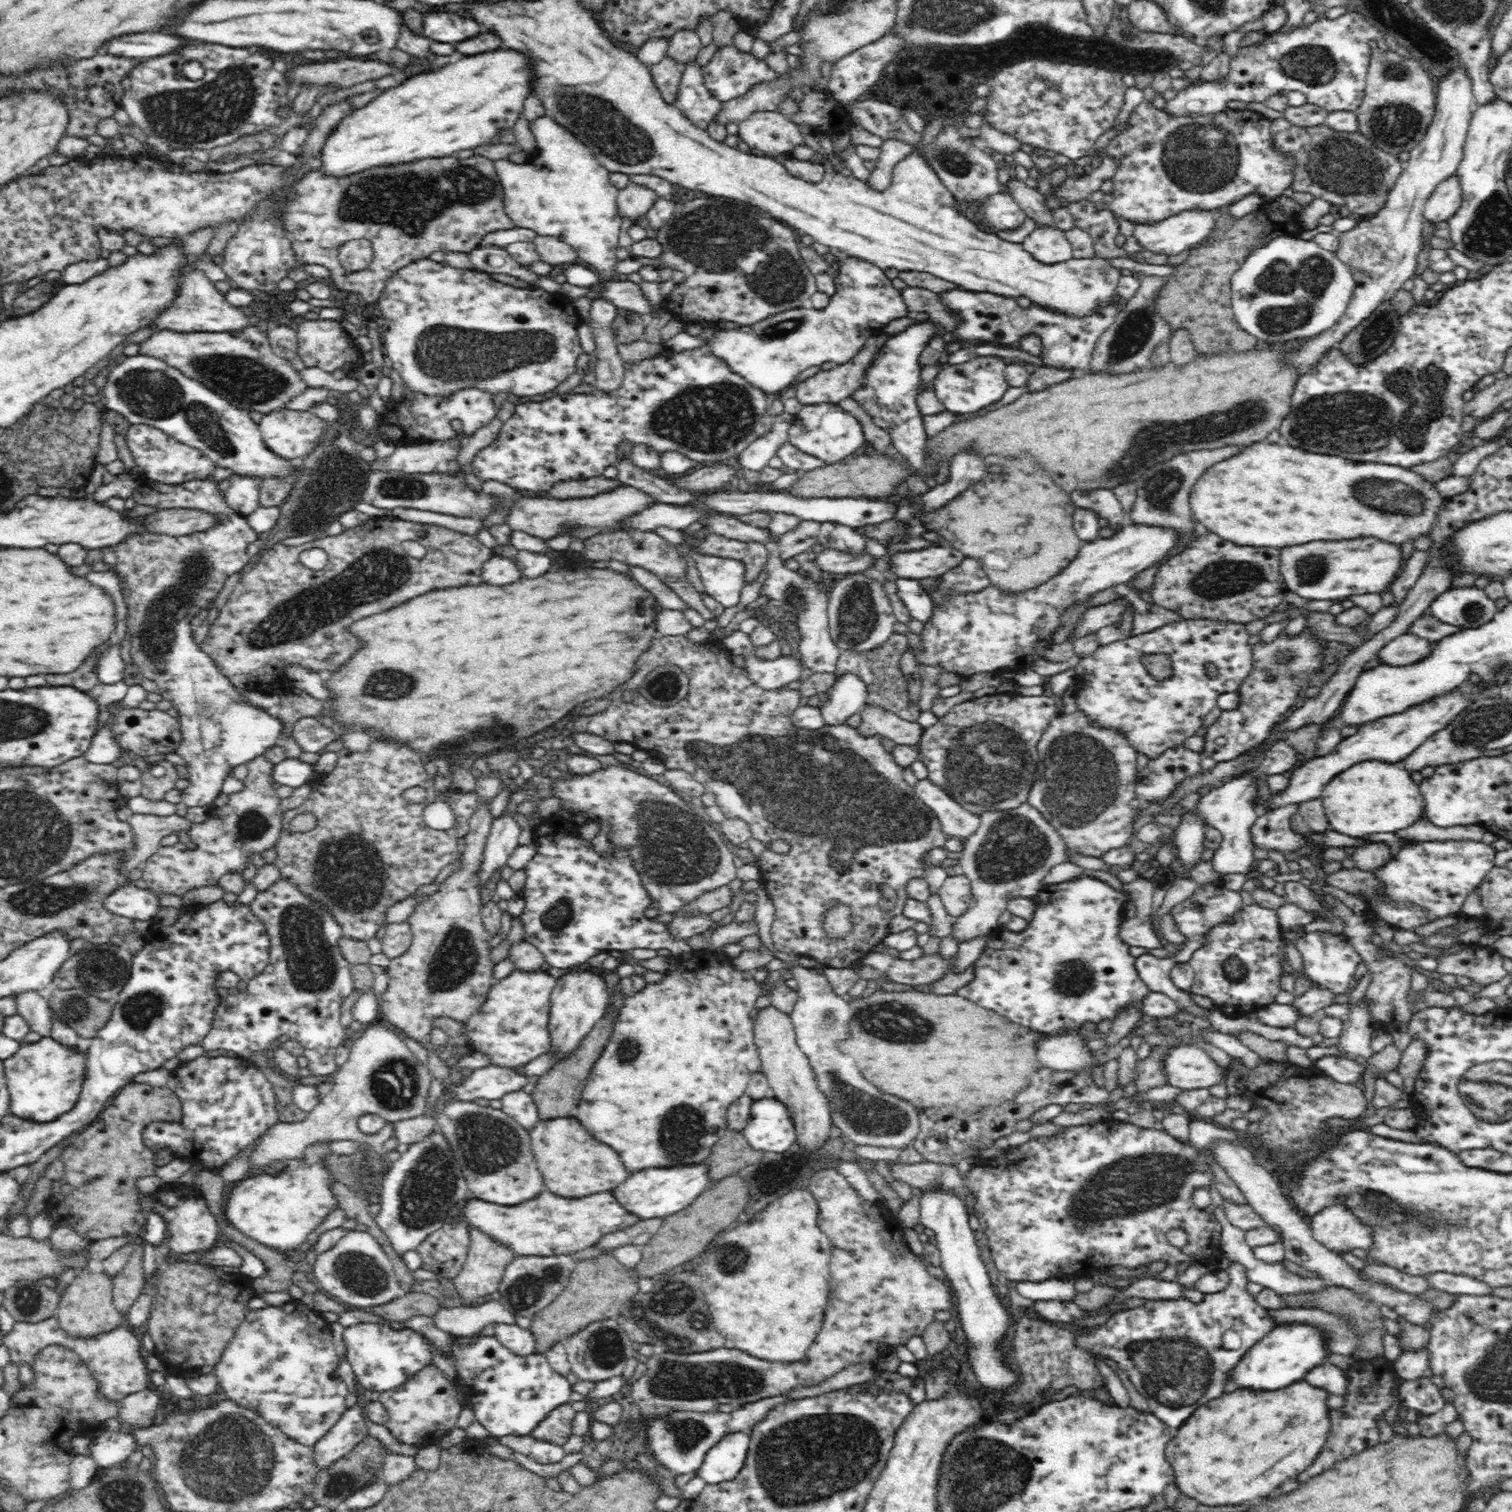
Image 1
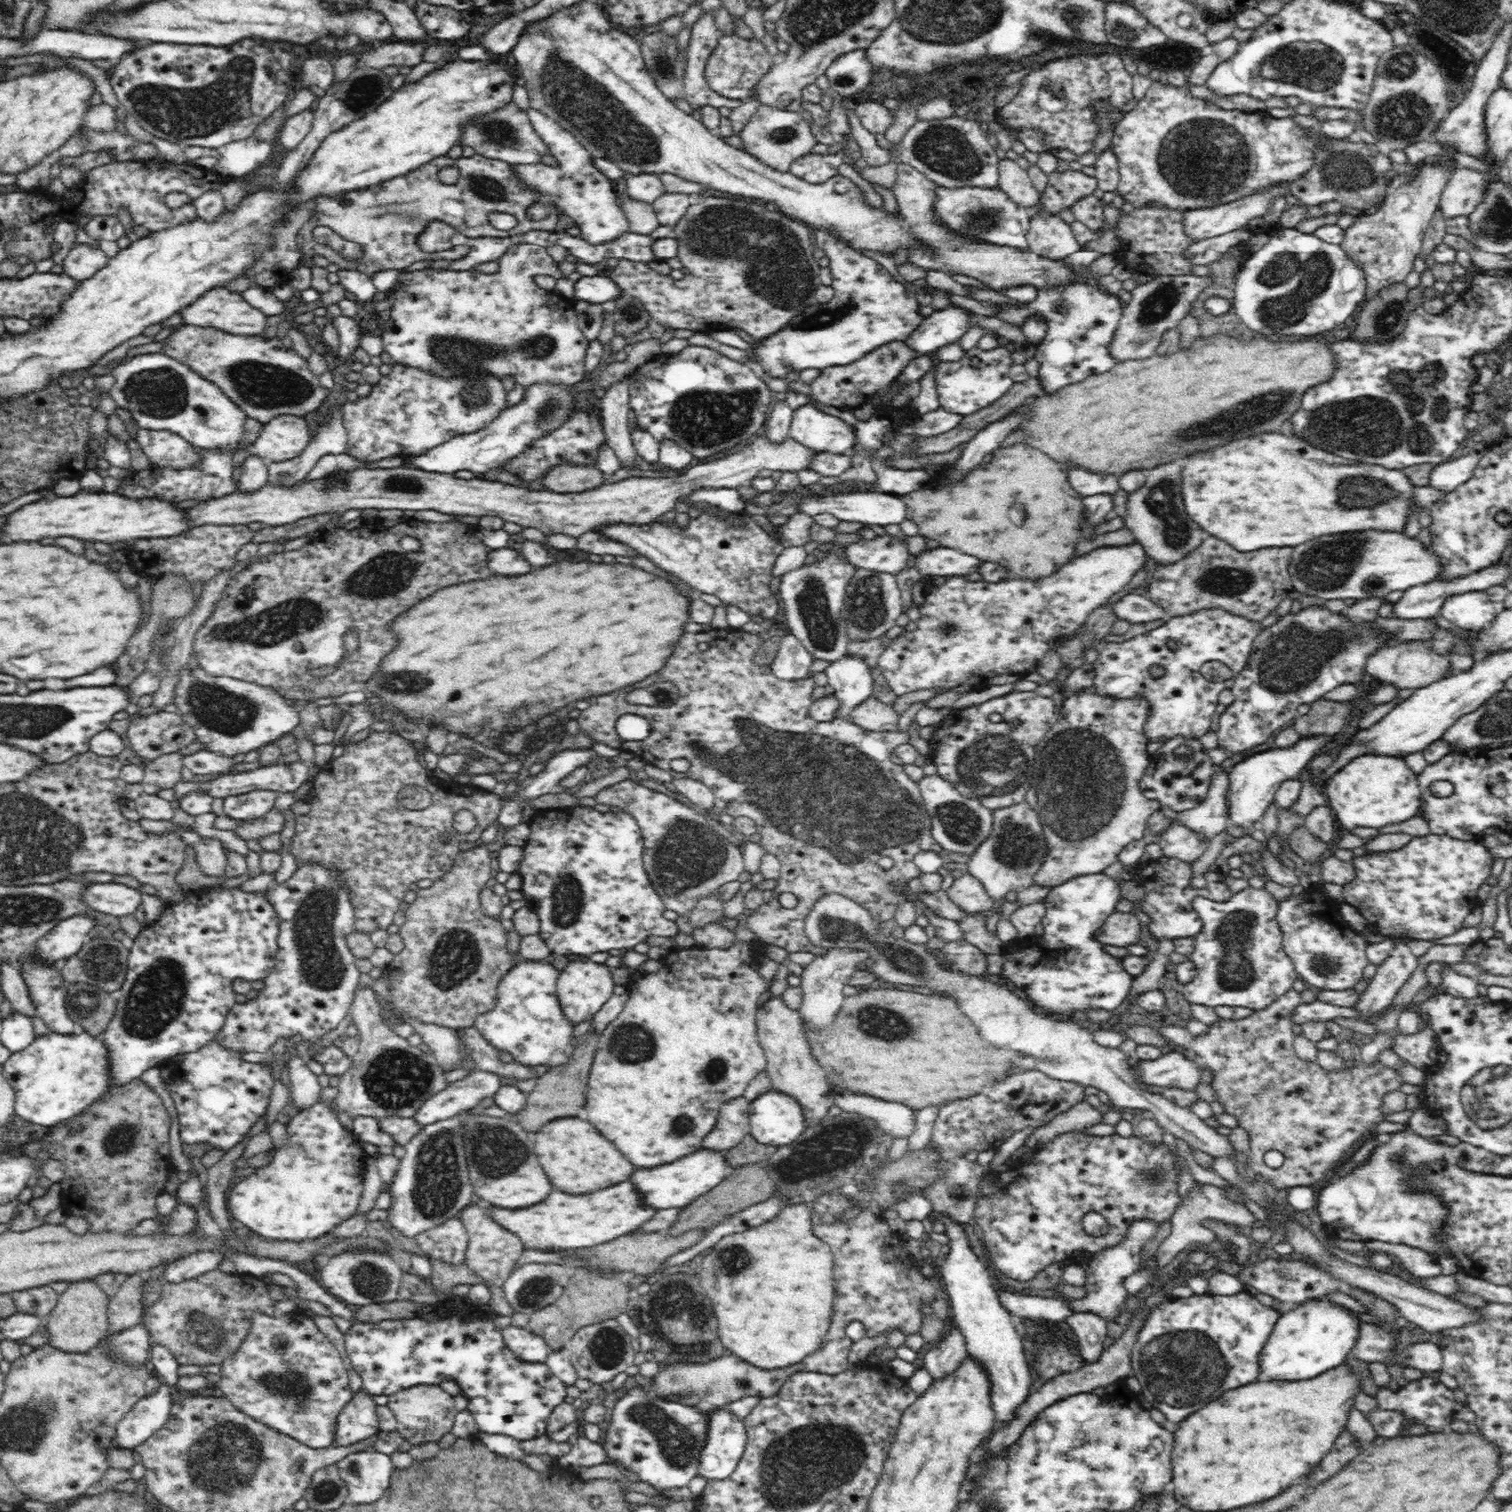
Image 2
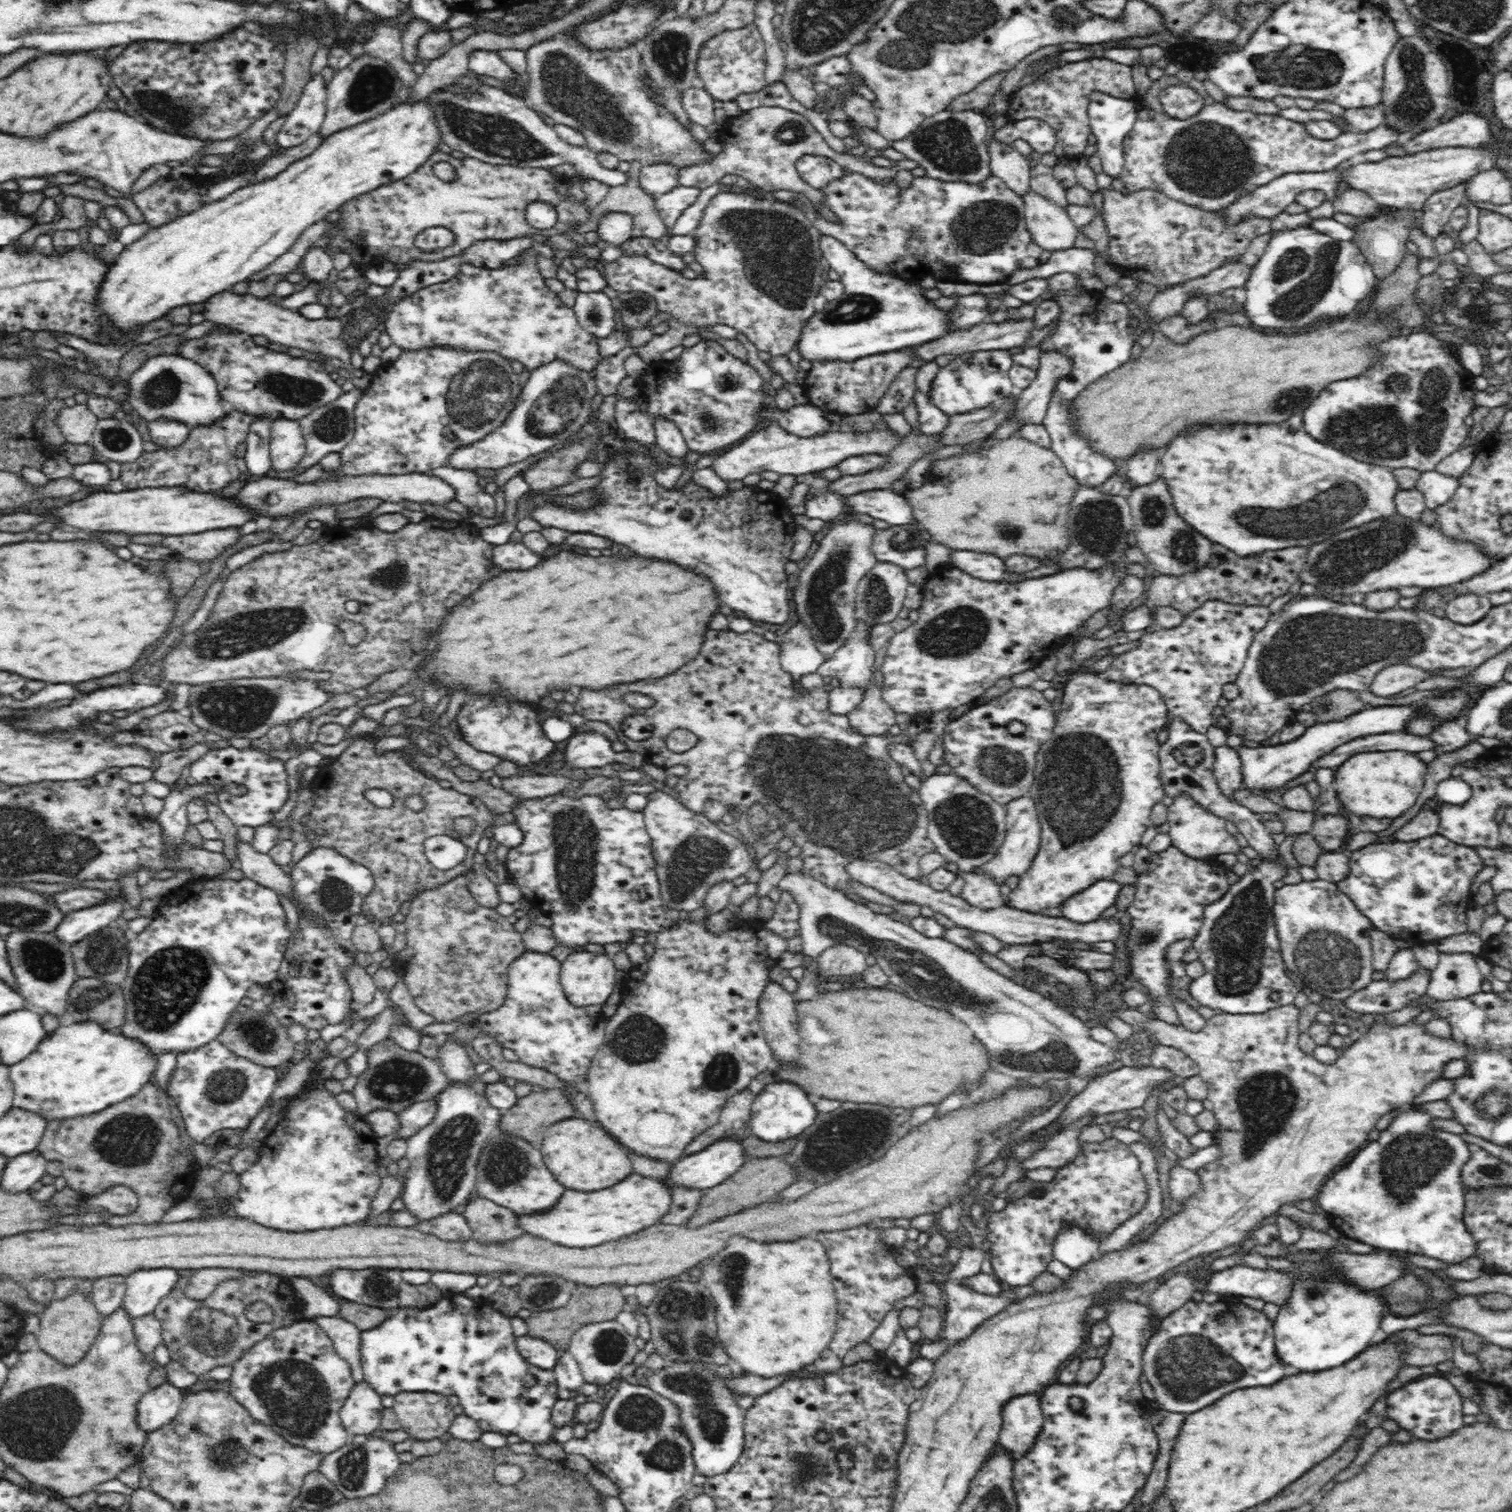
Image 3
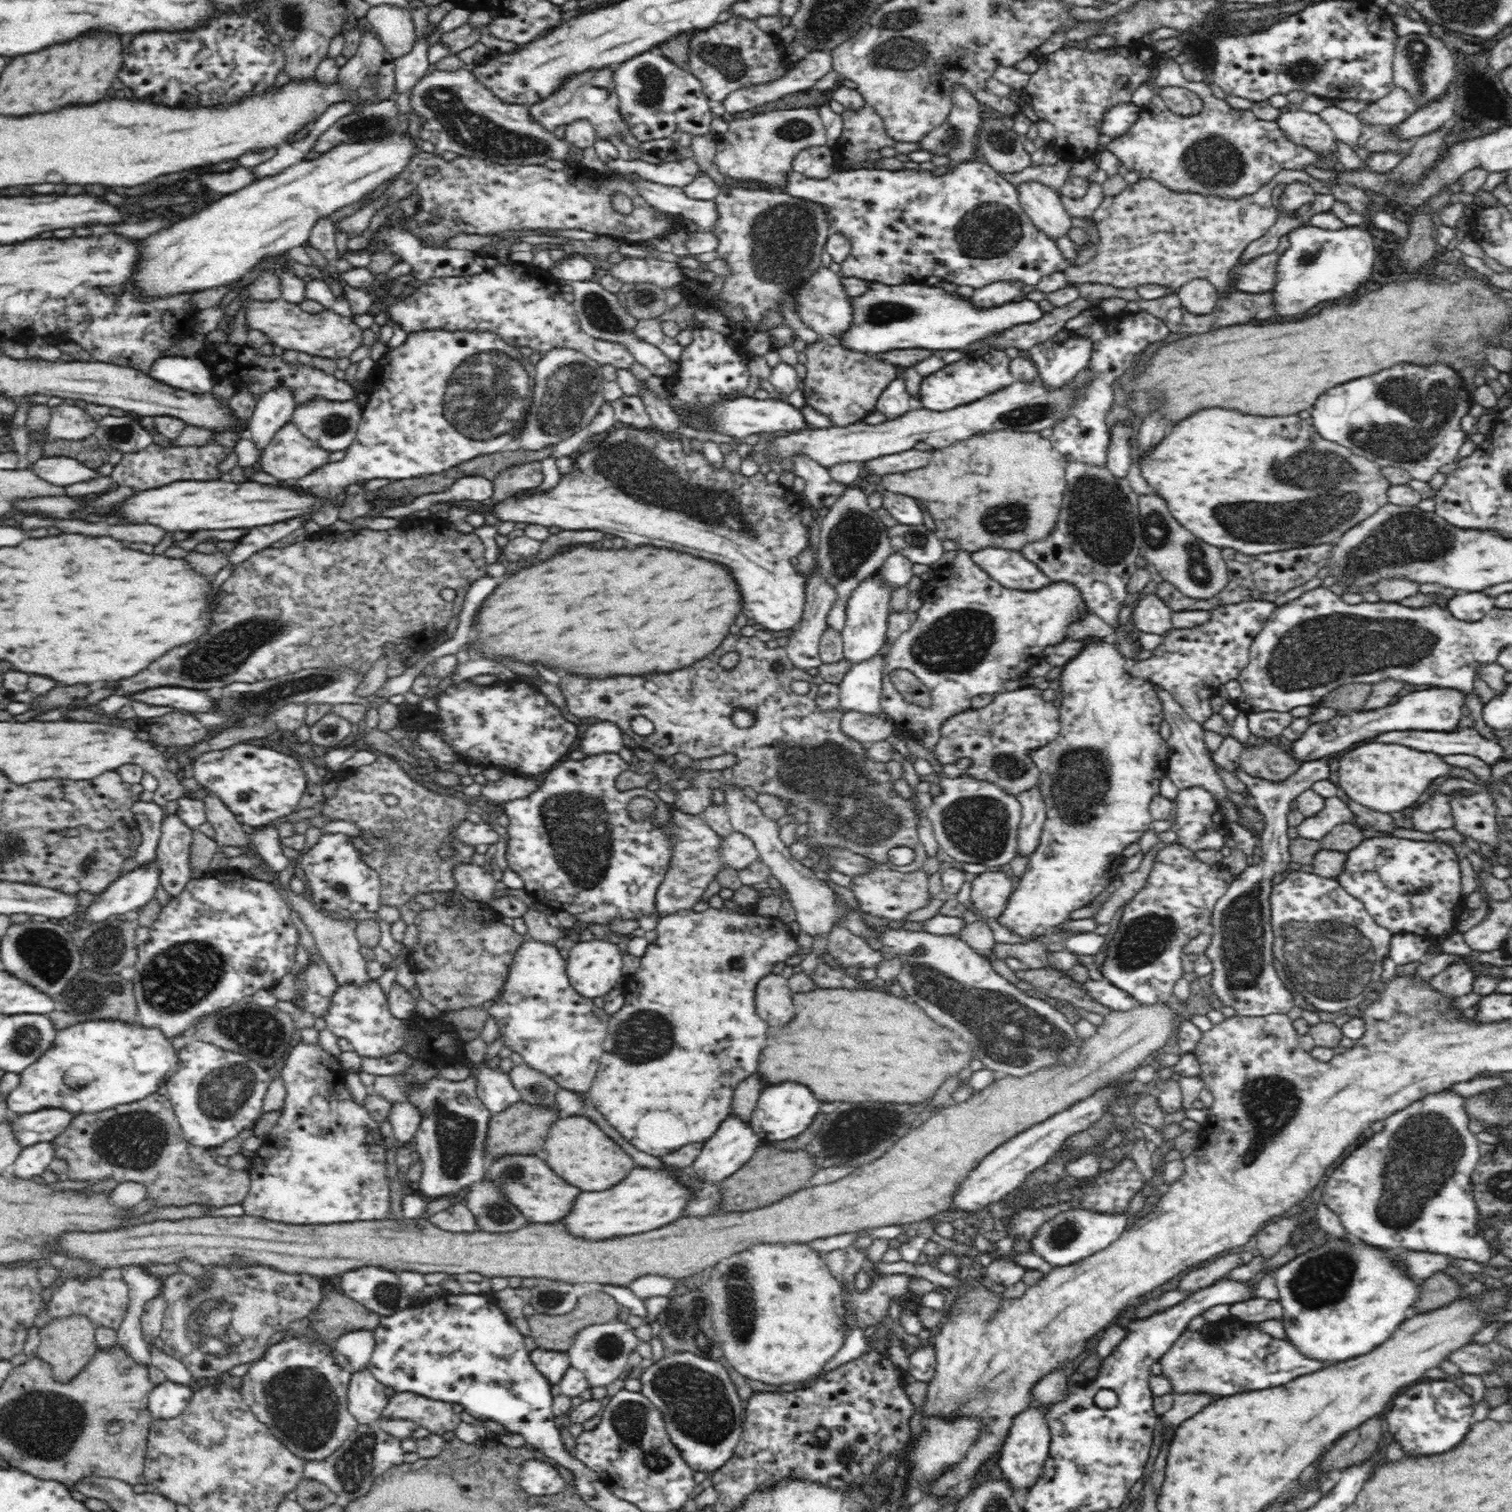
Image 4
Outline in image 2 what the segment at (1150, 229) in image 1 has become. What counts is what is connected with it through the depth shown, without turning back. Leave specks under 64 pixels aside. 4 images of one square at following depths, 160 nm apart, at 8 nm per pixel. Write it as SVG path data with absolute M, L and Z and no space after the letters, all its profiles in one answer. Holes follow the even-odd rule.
M1282 183L1273 187L1264 189L1261 193L1253 194L1252 196L1245 196L1240 200L1229 202L1228 204L1221 204L1213 206L1212 208L1194 208L1192 210L1182 210L1182 226L1185 227L1186 237L1190 237L1192 241L1198 242L1204 238L1214 238L1232 230L1246 227L1247 222L1253 218L1261 217L1266 214L1266 210L1270 208L1270 202L1276 194L1289 194L1290 184Z

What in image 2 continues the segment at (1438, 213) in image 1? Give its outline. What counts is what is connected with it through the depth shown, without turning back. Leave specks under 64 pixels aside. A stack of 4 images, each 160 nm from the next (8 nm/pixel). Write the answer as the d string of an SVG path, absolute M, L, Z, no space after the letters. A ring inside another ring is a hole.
M1459 167L1453 170L1442 190L1437 210L1447 218L1468 216L1484 196L1486 177L1478 170Z

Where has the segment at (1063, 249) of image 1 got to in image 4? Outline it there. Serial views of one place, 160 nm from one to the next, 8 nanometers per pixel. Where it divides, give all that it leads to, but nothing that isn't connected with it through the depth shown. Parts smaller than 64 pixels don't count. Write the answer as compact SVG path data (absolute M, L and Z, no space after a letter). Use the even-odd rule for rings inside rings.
M1017 183L1019 201L1034 226L1055 241L1067 236L1072 228L1071 216L1061 203L1061 194L1038 183Z

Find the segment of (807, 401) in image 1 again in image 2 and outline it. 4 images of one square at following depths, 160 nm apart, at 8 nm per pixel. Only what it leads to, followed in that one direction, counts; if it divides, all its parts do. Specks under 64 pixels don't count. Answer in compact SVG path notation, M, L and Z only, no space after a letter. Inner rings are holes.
M890 342L889 344L878 346L878 349L872 350L870 353L864 354L856 362L844 366L831 366L821 370L820 375L810 384L810 398L818 403L827 404L828 406L836 406L838 408L848 408L864 404L871 401L872 396L876 394L876 390L884 388L890 384L892 378L896 378L903 368L920 354L912 349L908 349L905 342Z

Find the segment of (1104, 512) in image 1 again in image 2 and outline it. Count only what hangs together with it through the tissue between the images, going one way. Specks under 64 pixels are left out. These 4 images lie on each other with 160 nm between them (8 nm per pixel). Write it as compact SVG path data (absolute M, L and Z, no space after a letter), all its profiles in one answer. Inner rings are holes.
M1070 468L1068 480L1073 490L1081 494L1081 497L1098 496L1098 494L1111 494L1119 491L1118 475L1090 474L1084 468Z

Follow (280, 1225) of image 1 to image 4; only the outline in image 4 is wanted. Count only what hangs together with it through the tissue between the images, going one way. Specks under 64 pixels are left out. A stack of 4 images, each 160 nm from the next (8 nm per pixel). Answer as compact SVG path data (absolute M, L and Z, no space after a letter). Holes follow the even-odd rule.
M299 1042L292 1048L282 1068L281 1079L286 1088L286 1099L281 1108L280 1118L271 1131L263 1137L263 1144L256 1151L248 1170L250 1188L248 1194L242 1200L241 1205L244 1214L252 1217L268 1218L284 1224L334 1224L334 1222L353 1223L354 1221L380 1221L390 1219L390 1186L386 1178L386 1164L384 1162L384 1146L382 1146L382 1134L378 1128L378 1122L368 1116L365 1106L355 1103L349 1091L346 1089L345 1075L338 1058L328 1054L320 1045L305 1044Z

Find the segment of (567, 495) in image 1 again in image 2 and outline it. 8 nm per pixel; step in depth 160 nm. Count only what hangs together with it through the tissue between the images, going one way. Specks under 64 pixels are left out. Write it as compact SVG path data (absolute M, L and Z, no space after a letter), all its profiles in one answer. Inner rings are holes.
M562 463L548 472L546 478L537 485L544 485L547 491L568 494L568 492L584 492L592 490L605 482L605 474L597 467L590 465L570 465Z

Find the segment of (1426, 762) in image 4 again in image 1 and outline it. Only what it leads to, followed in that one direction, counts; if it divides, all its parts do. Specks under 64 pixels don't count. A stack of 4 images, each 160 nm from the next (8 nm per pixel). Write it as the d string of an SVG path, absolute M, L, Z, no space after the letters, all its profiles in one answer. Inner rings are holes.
M1378 760L1360 762L1338 774L1325 785L1320 796L1330 828L1354 838L1378 832L1396 832L1412 826L1422 818L1425 802L1422 798L1419 785L1414 783L1404 768Z

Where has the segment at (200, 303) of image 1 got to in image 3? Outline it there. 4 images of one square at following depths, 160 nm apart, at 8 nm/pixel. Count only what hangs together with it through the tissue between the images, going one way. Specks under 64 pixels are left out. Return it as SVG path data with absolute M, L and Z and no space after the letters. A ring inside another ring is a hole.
M231 290L208 298L200 313L204 321L226 326L252 337L266 336L270 343L276 342L276 344L284 344L284 346L292 346L296 349L308 350L308 352L322 352L330 358L338 358L338 360L346 360L347 362L351 360L348 346L342 340L342 324L334 318L324 317L322 320L306 320L304 315L300 316L300 312L286 310L286 308L252 294L234 294Z

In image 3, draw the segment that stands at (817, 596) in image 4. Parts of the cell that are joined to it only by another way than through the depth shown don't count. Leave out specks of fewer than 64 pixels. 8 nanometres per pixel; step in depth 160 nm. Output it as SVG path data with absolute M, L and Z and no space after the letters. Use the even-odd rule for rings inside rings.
M796 624L781 635L780 662L782 669L788 671L795 681L802 675L814 674L827 659L814 645L810 629Z

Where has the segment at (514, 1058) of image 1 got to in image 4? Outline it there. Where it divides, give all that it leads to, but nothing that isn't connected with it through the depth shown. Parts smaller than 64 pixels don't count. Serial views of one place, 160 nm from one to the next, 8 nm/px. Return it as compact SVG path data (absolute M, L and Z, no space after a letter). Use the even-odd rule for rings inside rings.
M529 939L522 943L514 955L502 998L487 1012L496 1022L504 1046L518 1052L526 1065L542 1071L563 1089L574 1093L589 1093L598 1066L602 1063L603 1042L607 1036L610 1015L571 987L567 974L567 960L562 958L555 944L546 945Z

